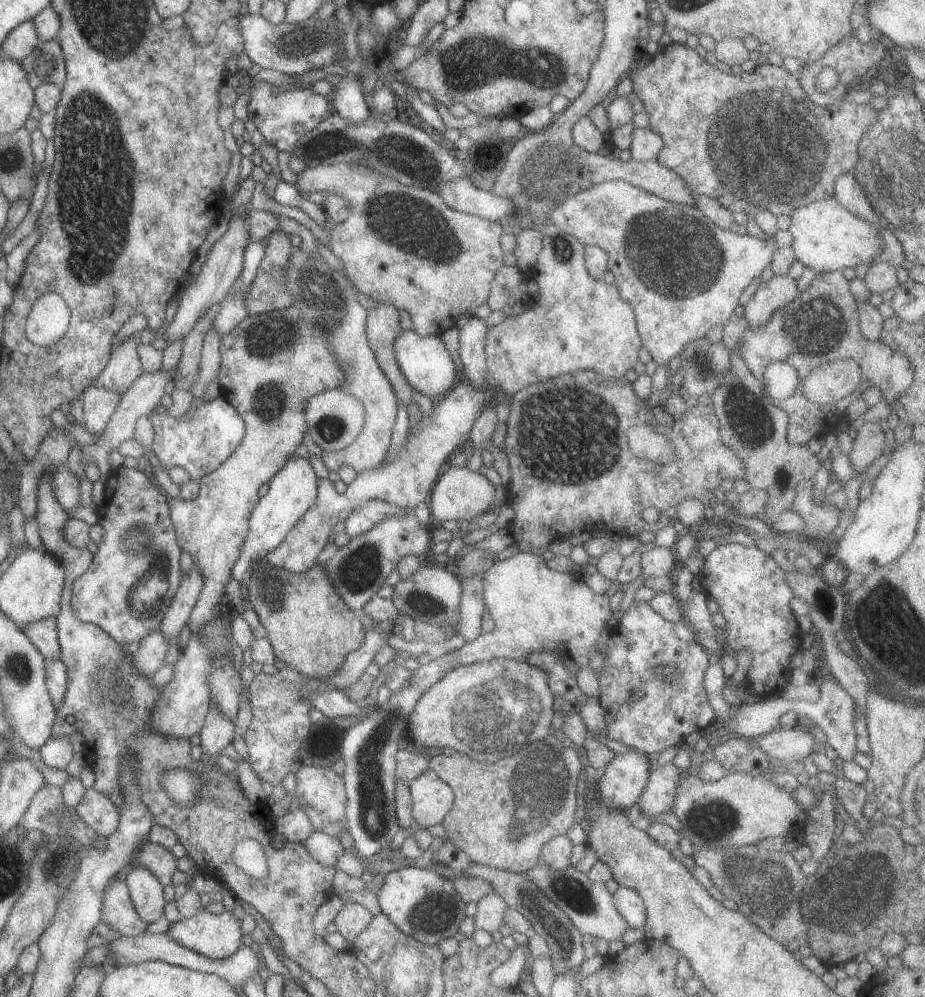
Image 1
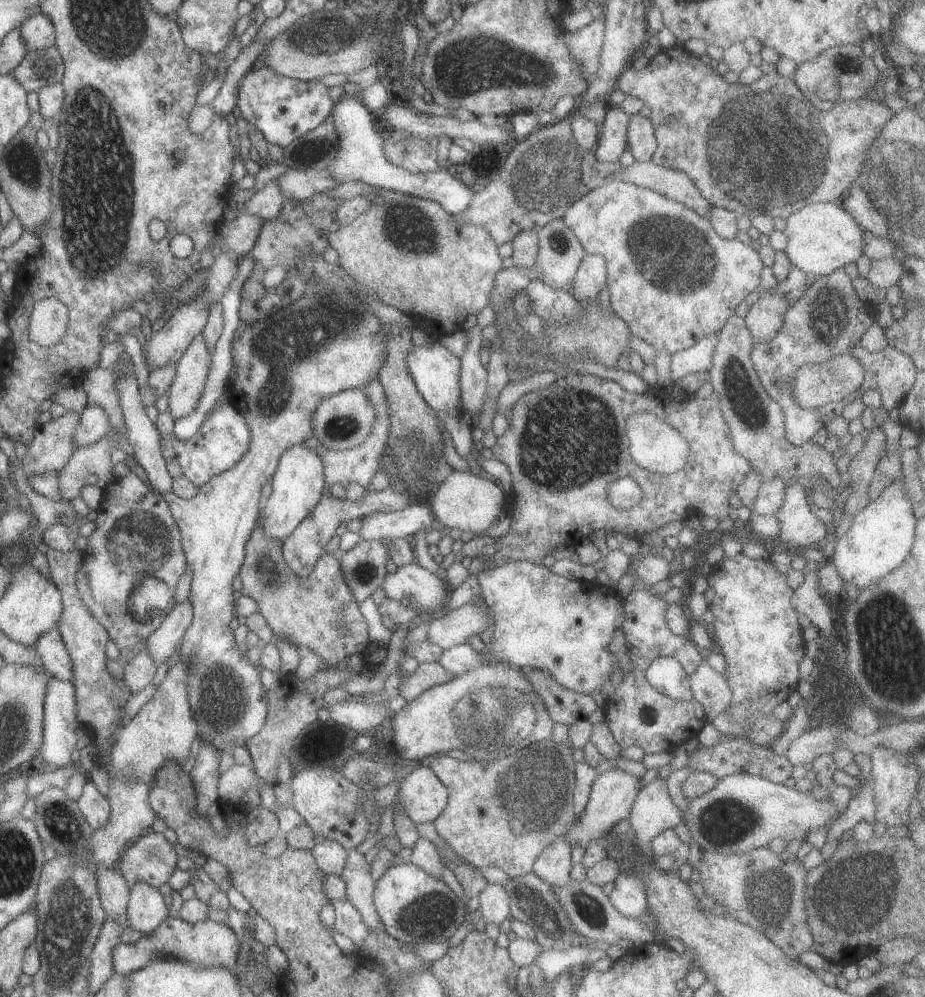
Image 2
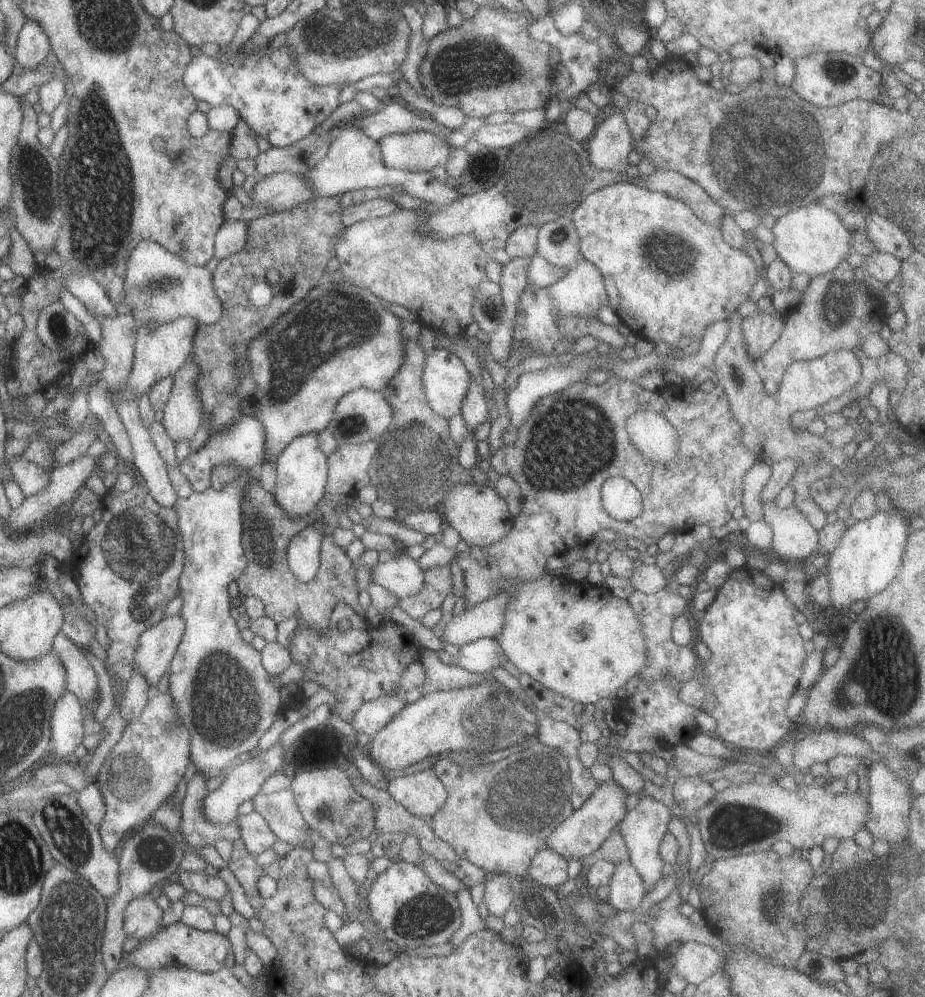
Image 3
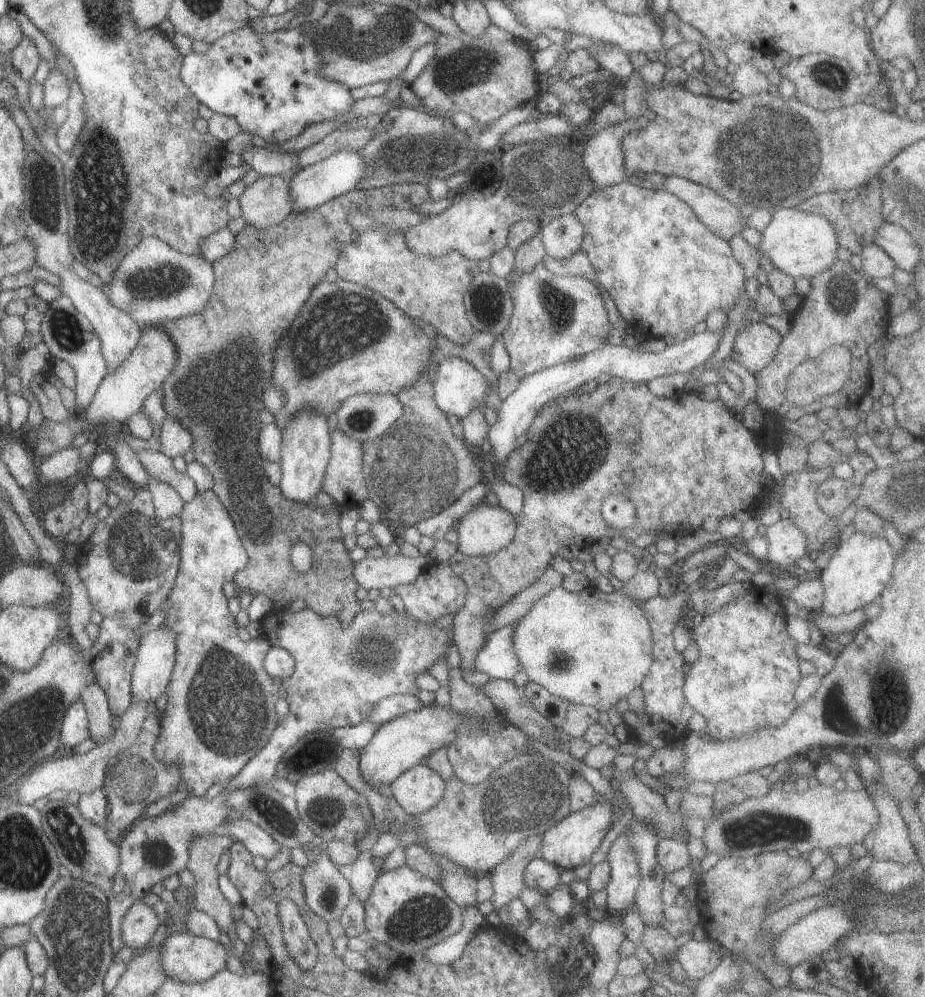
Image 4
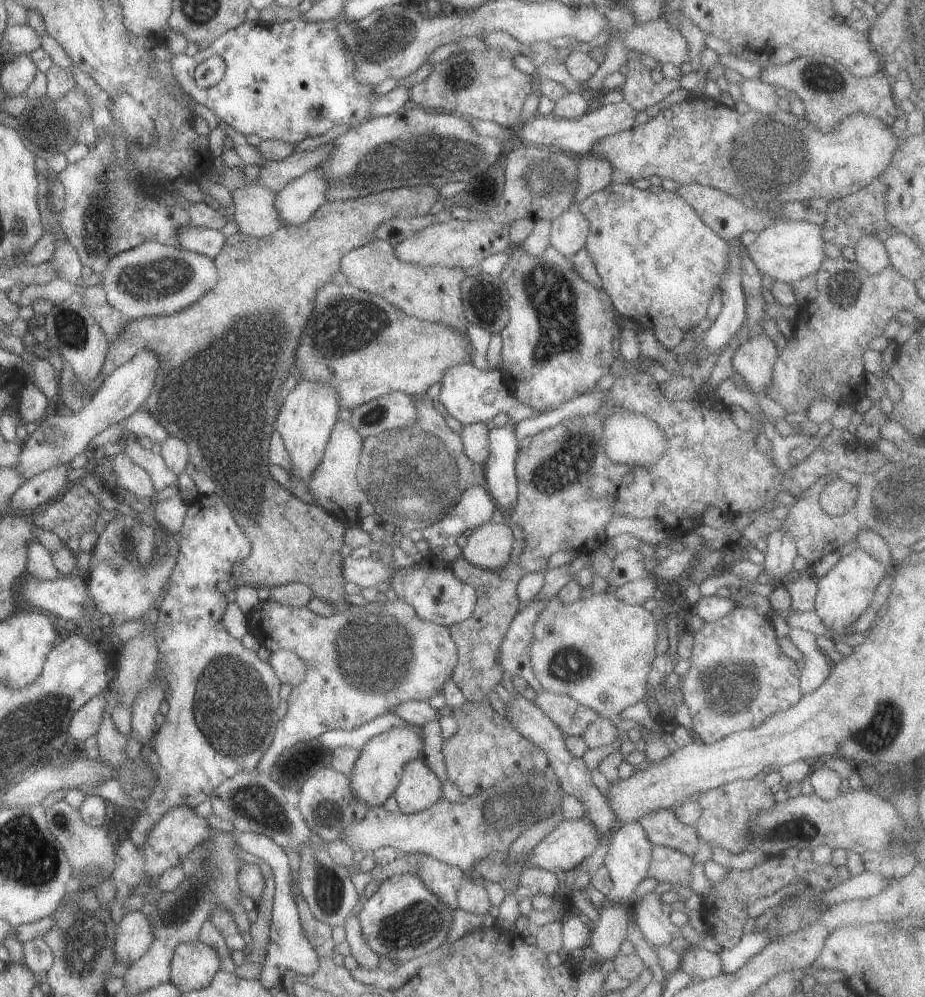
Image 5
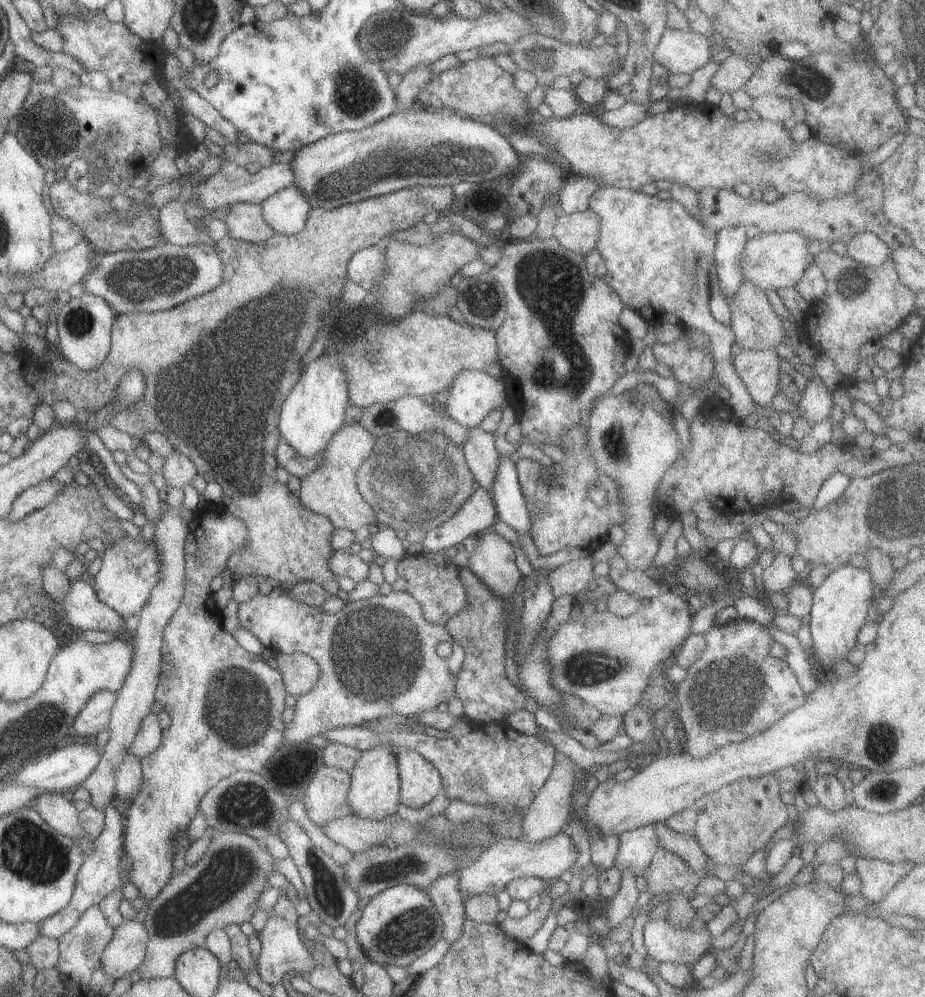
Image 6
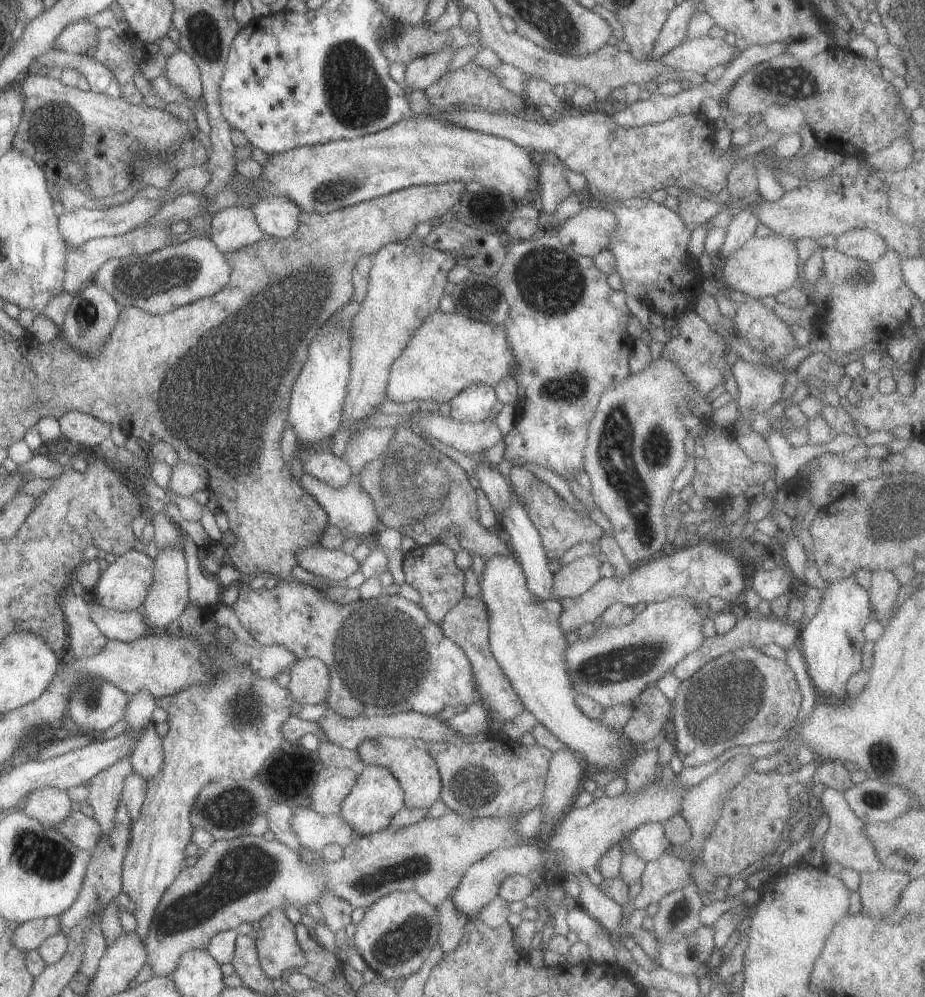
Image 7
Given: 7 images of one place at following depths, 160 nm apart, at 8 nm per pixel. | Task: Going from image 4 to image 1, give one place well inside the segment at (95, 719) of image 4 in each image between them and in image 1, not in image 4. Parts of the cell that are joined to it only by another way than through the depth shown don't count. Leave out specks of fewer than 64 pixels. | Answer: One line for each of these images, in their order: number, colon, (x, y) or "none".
1: (42, 634)
2: (52, 656)
3: (80, 681)

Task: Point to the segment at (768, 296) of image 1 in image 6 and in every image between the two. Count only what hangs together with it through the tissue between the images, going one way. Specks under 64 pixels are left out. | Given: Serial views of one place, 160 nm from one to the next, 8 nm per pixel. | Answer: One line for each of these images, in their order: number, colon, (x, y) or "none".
2: (763, 318)
3: (759, 331)
4: (754, 345)
5: (753, 359)
6: (758, 370)

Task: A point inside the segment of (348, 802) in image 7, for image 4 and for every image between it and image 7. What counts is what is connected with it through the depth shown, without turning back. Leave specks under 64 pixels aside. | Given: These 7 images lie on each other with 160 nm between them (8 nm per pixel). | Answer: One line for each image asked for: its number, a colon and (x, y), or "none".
4: (399, 743)
5: (377, 770)
6: (373, 792)

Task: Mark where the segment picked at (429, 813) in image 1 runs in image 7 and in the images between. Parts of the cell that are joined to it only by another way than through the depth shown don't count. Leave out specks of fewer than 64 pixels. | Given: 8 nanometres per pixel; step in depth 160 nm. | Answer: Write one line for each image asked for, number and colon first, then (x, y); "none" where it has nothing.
2: (420, 795)
3: (421, 793)
4: (419, 787)
5: (418, 788)
6: (419, 782)
7: (408, 761)

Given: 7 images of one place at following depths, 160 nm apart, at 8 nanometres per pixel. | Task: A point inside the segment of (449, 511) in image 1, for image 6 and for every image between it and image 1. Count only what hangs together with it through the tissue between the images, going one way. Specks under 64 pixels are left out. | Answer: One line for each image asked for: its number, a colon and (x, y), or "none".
2: (463, 500)
3: (480, 517)
4: (483, 530)
5: (488, 545)
6: (491, 561)

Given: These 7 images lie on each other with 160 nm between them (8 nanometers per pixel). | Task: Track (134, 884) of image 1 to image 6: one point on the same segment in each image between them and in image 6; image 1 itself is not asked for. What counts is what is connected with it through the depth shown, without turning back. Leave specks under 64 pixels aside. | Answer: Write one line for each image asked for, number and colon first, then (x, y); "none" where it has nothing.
2: (145, 909)
3: (141, 917)
4: (137, 925)
5: (132, 933)
6: (125, 951)

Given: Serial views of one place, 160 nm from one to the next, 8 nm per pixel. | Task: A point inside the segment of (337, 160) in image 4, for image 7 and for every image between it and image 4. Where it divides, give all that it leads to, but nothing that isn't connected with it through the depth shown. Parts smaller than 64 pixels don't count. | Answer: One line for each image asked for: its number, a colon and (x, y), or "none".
5: (297, 200)
6: (285, 212)
7: (277, 217)

